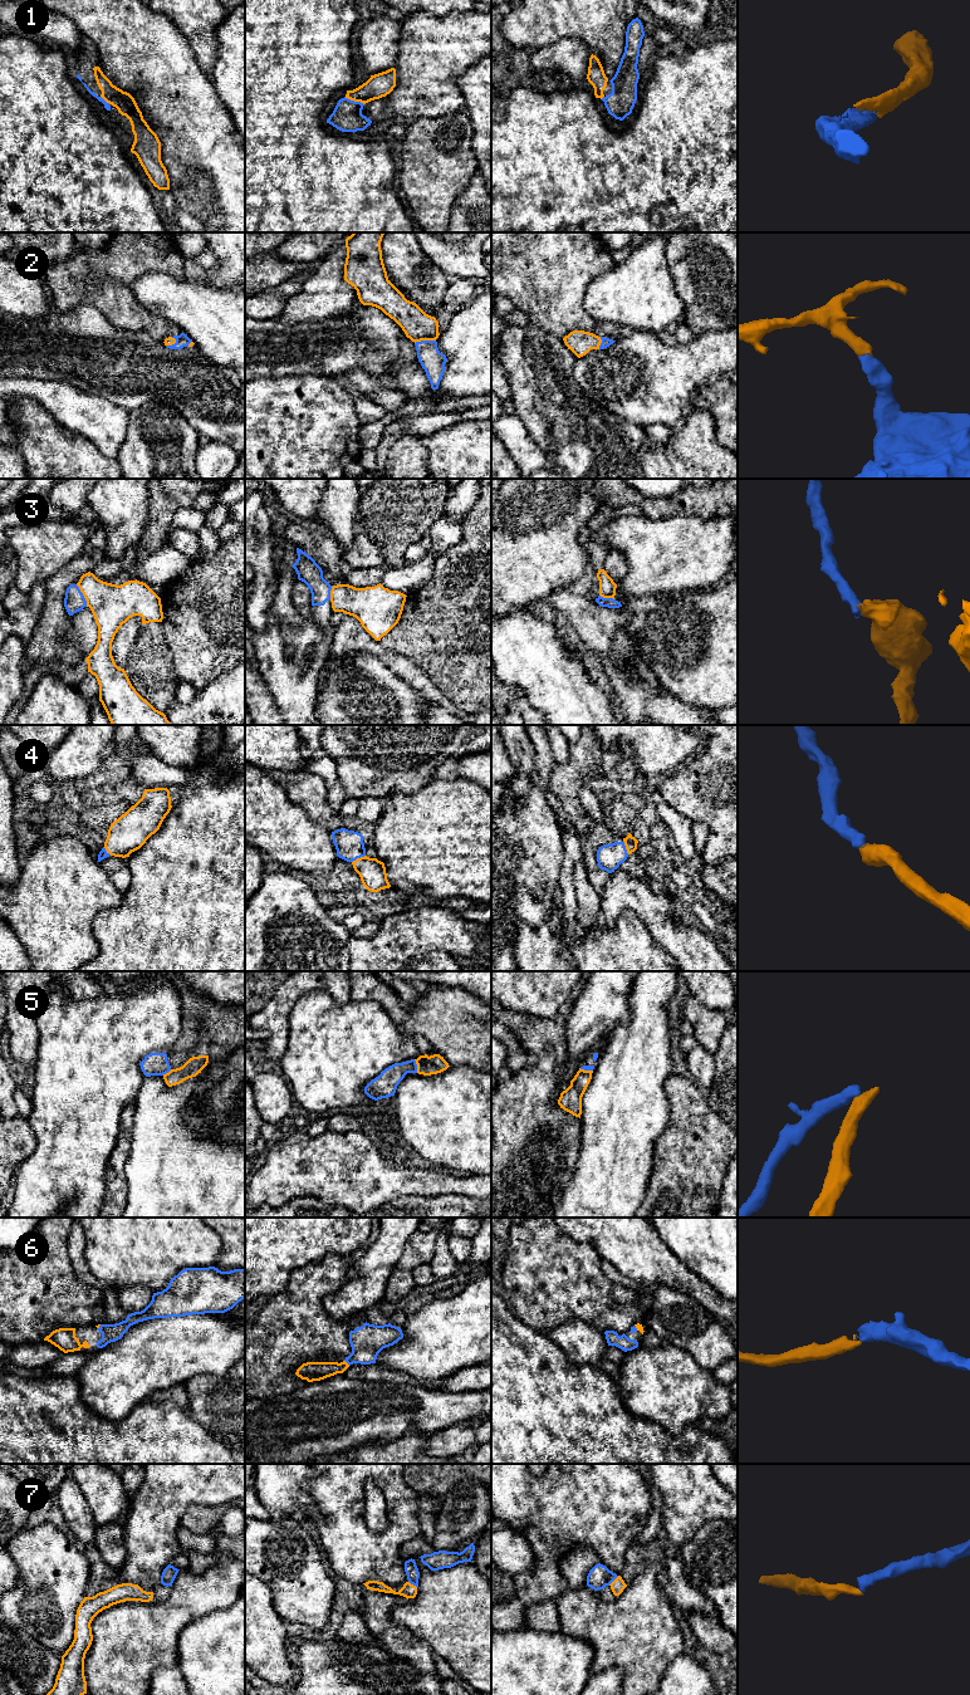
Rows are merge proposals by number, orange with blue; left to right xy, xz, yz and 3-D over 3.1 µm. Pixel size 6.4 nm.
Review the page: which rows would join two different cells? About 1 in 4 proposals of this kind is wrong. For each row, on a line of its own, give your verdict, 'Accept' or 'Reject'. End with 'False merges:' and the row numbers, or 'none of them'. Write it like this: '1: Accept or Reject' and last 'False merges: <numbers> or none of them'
1: Accept
2: Accept
3: Reject
4: Accept
5: Reject
6: Accept
7: Accept
False merges: 3, 5

